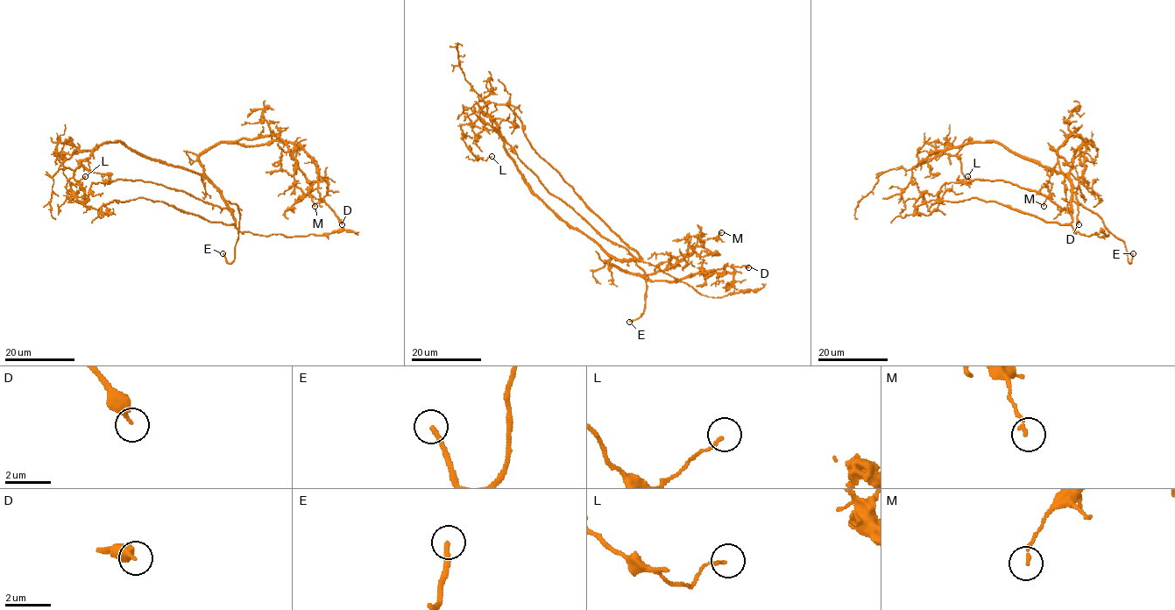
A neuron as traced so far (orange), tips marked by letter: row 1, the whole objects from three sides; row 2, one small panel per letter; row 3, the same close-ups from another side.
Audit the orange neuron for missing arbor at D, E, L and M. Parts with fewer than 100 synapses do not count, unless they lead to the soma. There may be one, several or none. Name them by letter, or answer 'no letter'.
E

